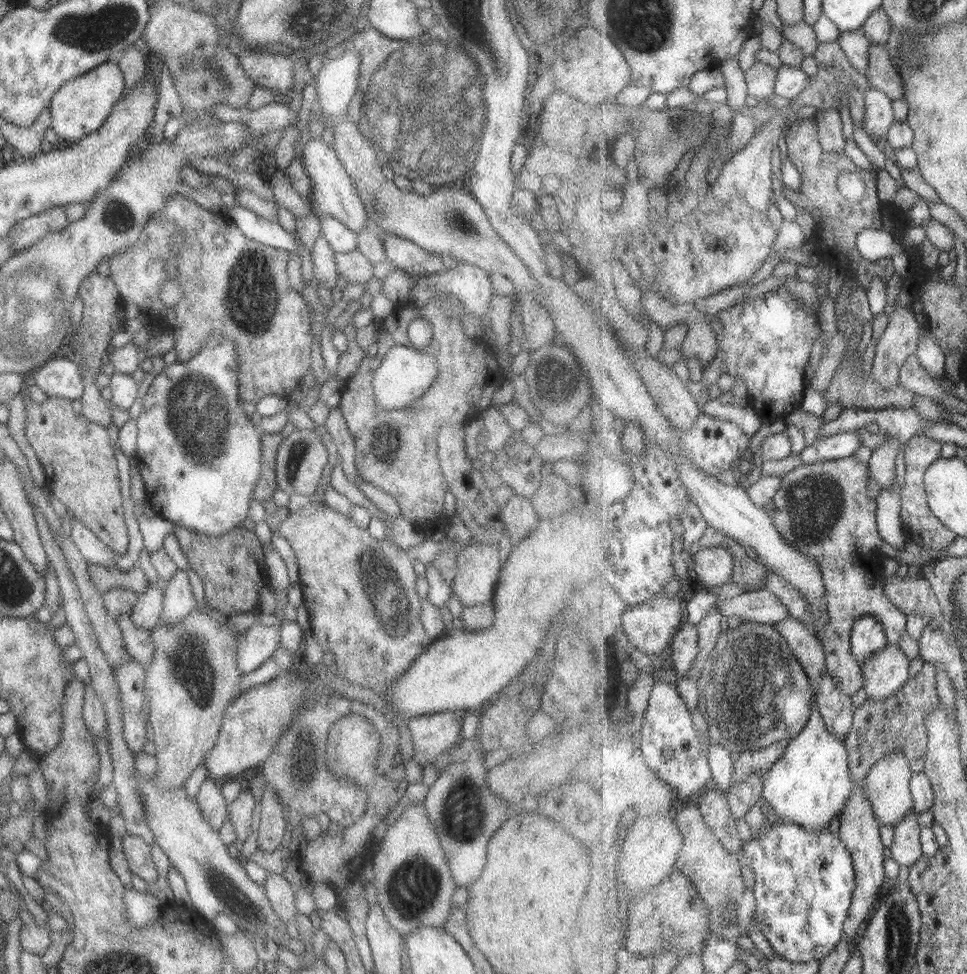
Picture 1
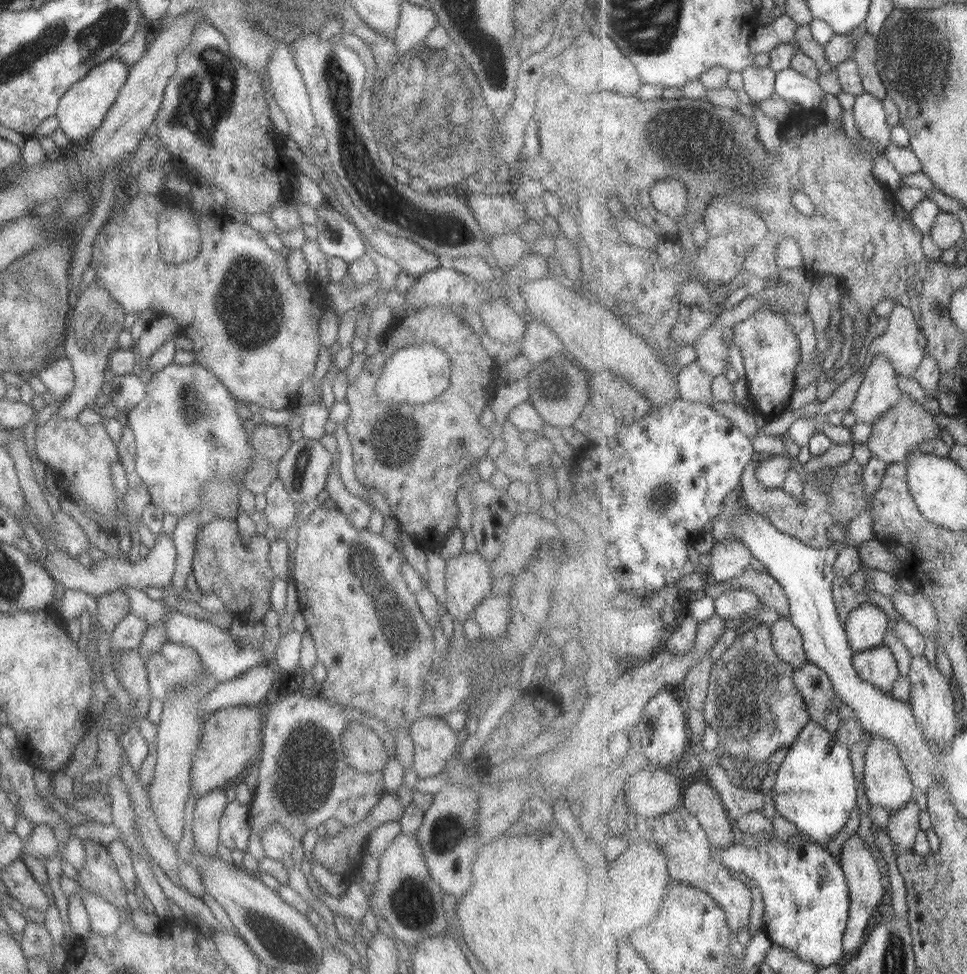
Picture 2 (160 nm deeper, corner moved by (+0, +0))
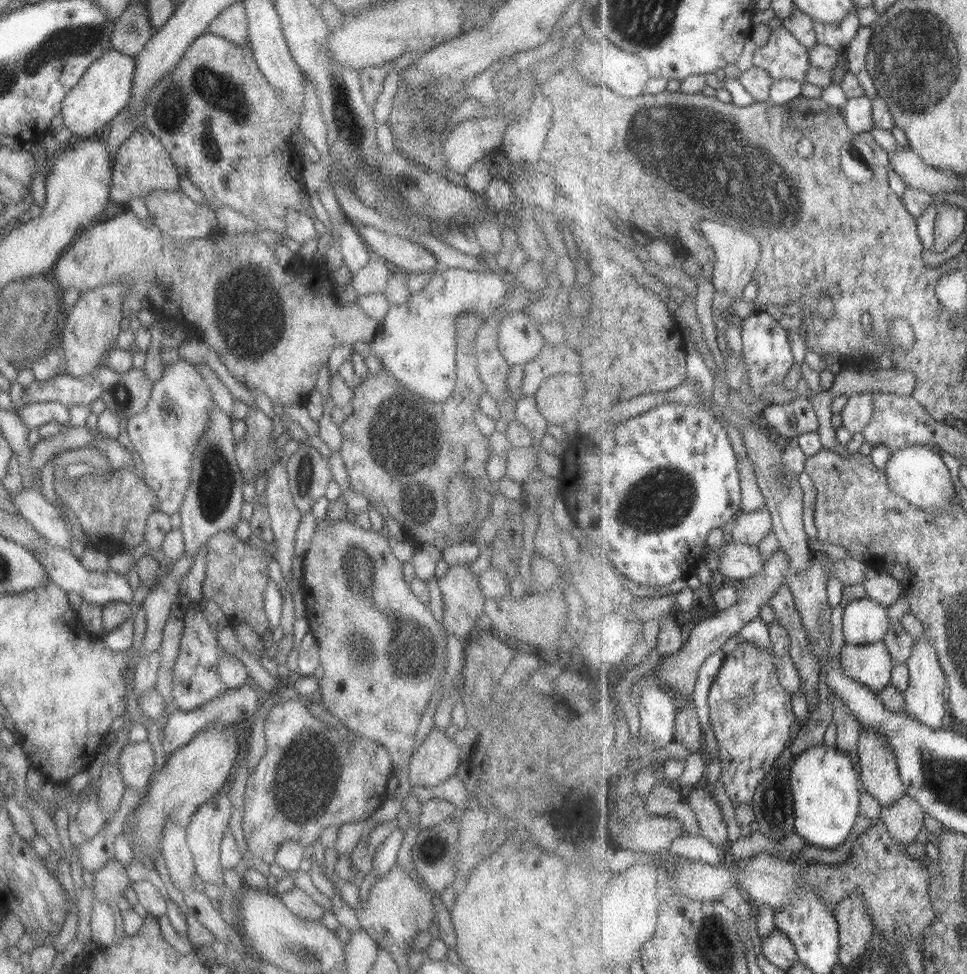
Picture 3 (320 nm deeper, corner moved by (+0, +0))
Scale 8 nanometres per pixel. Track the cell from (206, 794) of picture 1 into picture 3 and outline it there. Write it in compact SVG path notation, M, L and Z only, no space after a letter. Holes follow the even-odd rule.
M225 791L215 793L207 802L200 804L191 815L186 827L186 842L191 854L197 881L207 884L221 884L222 871L219 863L221 837L225 833L231 812L231 805Z

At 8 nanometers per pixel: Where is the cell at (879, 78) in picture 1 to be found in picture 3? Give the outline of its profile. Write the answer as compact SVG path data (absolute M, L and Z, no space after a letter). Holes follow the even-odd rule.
M873 25L861 27L855 40L848 46L846 51L848 70L857 75L860 83L865 87L869 98L875 98L878 95L878 89L874 83L874 78L868 72L867 56L870 56L872 50L871 42L876 39Z

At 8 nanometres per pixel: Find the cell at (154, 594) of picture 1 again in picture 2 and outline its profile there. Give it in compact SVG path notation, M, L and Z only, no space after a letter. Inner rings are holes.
M128 612L108 636L111 654L118 650L136 649L146 628L146 624L136 614Z

